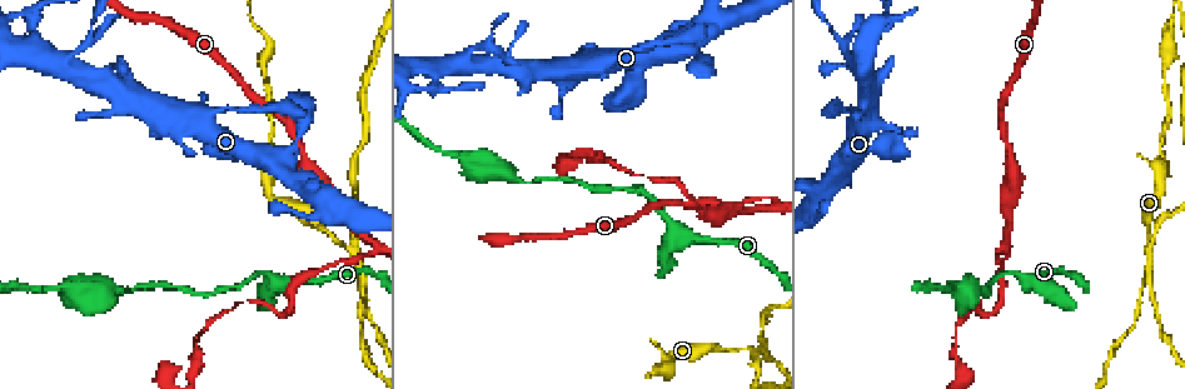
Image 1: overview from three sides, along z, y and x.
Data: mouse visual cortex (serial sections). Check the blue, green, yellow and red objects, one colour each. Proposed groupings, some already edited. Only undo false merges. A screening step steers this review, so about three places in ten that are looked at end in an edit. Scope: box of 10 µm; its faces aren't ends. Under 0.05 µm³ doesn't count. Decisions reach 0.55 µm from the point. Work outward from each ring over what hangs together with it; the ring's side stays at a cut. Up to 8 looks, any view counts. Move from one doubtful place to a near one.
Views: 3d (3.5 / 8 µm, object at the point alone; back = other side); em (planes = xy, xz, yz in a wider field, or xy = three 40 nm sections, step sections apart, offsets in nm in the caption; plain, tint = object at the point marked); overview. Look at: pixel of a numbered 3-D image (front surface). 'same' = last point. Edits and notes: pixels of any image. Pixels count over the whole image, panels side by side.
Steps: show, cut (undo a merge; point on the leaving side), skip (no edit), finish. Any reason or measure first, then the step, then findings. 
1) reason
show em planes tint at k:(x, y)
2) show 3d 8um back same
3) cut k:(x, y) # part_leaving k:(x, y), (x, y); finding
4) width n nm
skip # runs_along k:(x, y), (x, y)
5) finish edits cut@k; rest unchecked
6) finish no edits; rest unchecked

thick turns thin
show 3d 3.5um at 1:(461, 159)

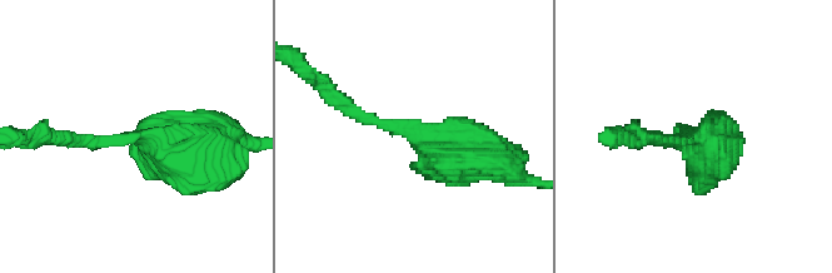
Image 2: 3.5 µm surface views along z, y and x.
arms 3; arm_widths 150, 350, 400 nm; shape alone is not enough
show em planes tint at 2:(416, 139)

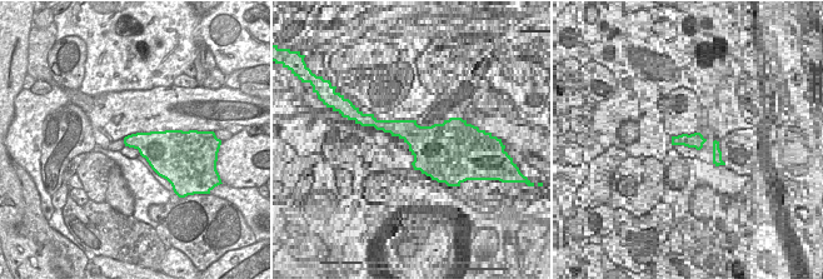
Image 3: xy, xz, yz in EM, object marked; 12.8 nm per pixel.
skip # runs_along 2:(494, 159), (433, 153), (340, 102); continuous, no second cell

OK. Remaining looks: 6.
sudden change in width
show 3d 3.5um at 1:(1165, 161)

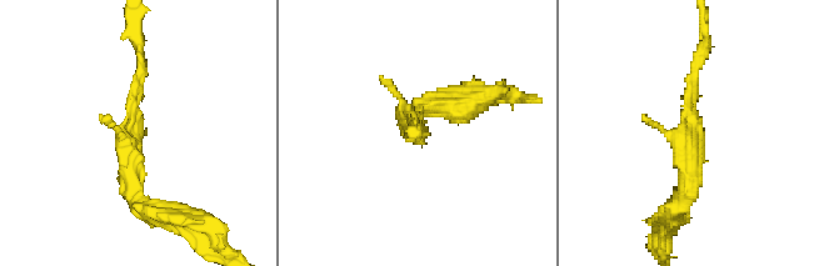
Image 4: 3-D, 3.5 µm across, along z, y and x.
now the EM
show em planes tint at 4:(135, 133)

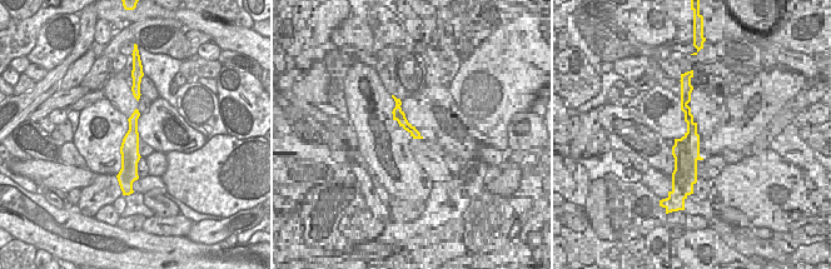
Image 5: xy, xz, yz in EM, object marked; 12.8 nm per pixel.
skip # runs_along 4:(672, 210), (704, 53); all the same cell

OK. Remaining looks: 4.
three-way junction
show 3d 3.5um at 1:(751, 352)

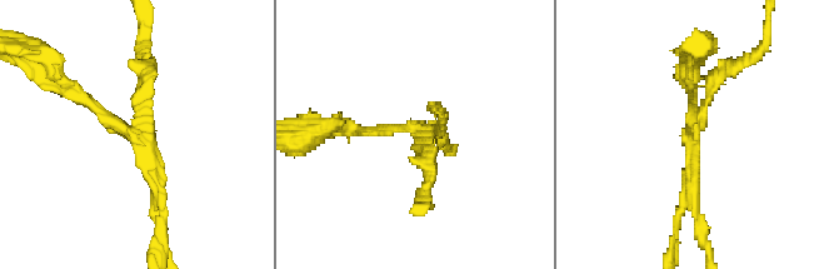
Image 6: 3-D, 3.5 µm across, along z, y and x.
arms 3; arm_widths 150, 150, 200 nm; shape alone is not enough
show em xy step 2 tint at 6:(138, 133)

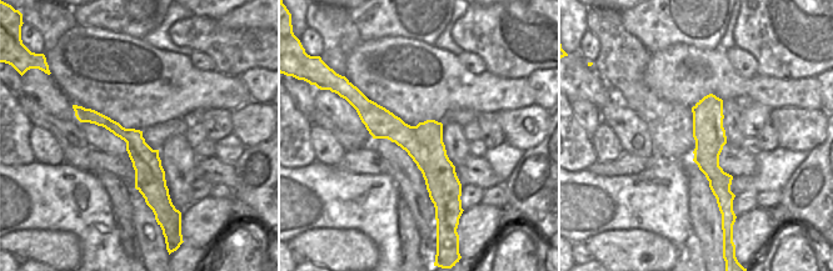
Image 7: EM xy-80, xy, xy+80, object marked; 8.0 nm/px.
cut 6:(145, 84) # border 7:(440, 152), (438, 182), (455, 201); two cells meet here

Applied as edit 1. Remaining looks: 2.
sharp bend
show 3d 3.5um at 1:(995, 255)

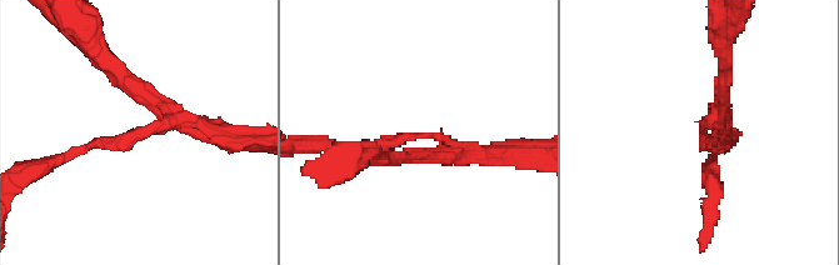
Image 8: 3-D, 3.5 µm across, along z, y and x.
shape alone is not enough
show em xy step 2 tint at 8:(139, 127)

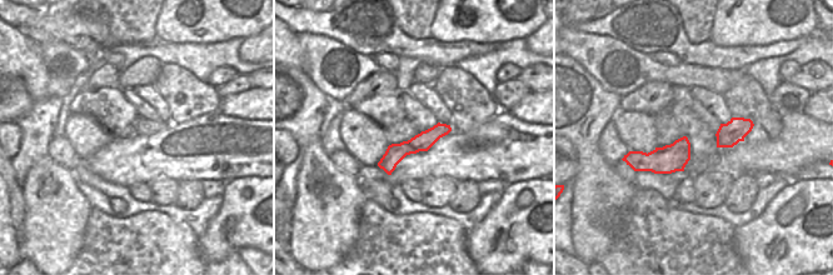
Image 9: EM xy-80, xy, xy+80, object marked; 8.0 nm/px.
cut 8:(128, 139) # part_leaving 8:(173, 120), (65, 158); two cells meet here

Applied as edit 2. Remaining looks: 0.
finish edits cut@6, cut@8; rest unchecked

